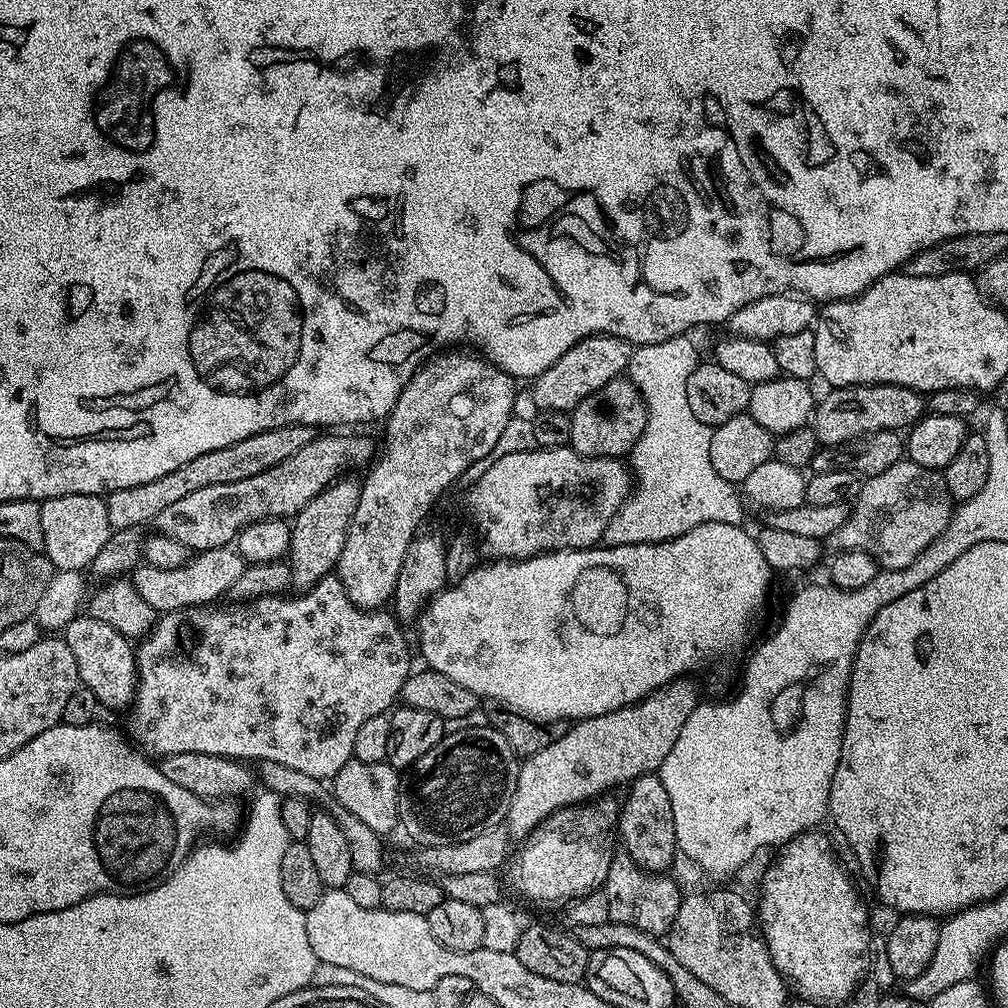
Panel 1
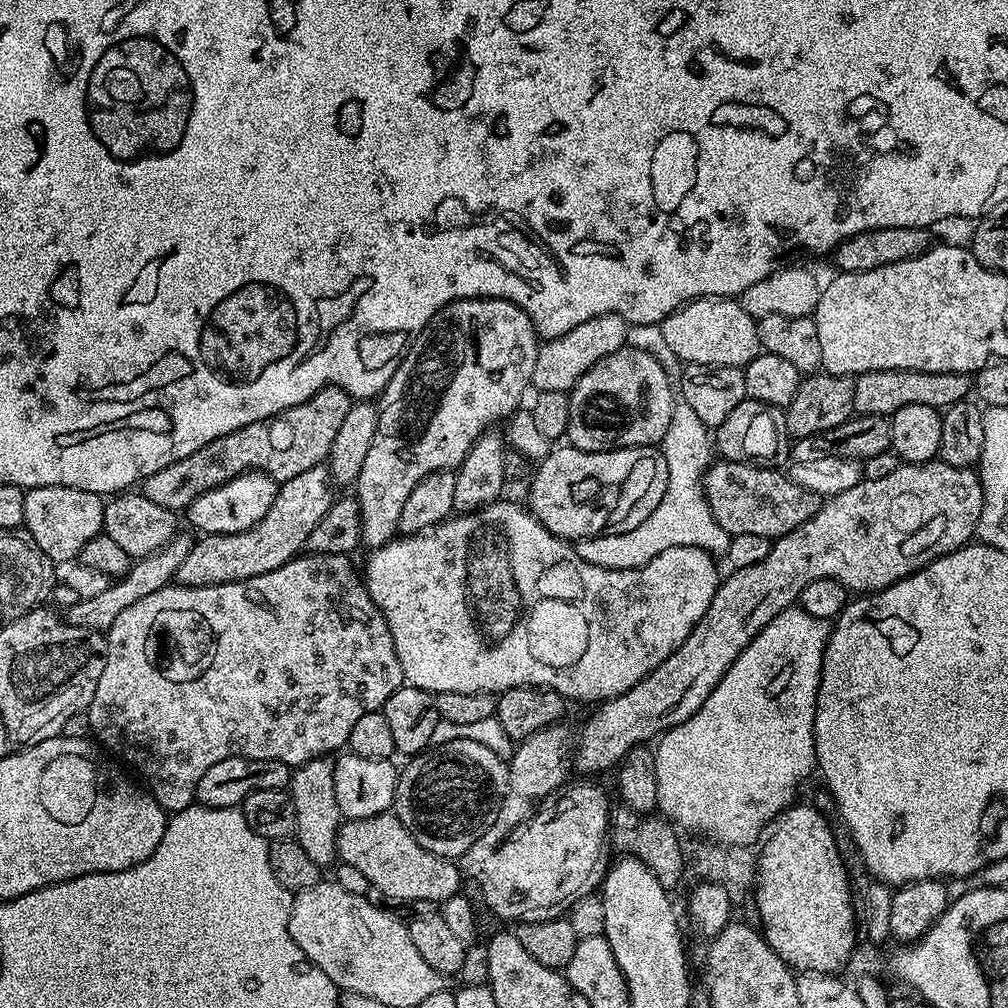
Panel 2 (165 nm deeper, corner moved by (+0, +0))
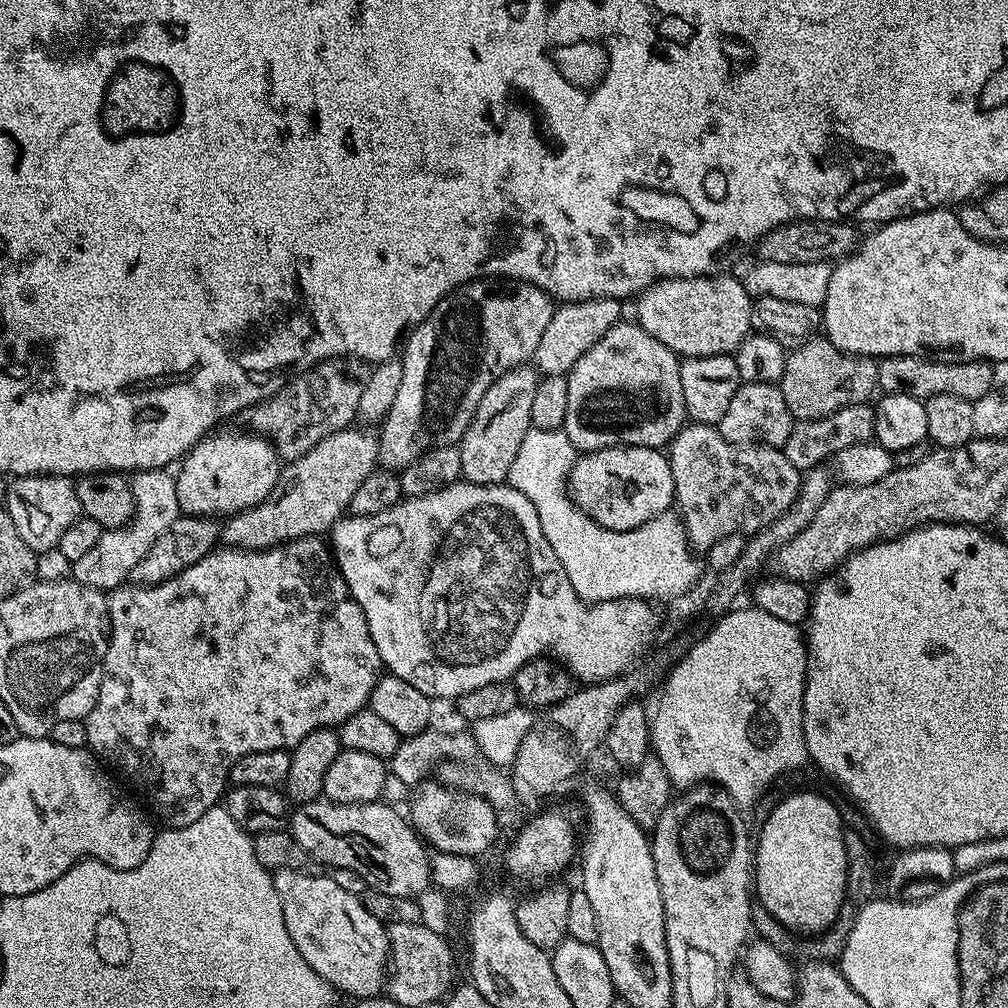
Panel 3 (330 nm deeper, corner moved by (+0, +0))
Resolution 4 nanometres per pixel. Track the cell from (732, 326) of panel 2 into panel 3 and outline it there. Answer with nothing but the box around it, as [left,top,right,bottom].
[635,274,753,357]

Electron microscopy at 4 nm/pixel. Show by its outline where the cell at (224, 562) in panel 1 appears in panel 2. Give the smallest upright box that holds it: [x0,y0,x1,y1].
[174,466,334,588]

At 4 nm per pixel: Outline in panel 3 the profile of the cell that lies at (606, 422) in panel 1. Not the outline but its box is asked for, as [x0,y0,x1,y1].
[563,322,686,453]

